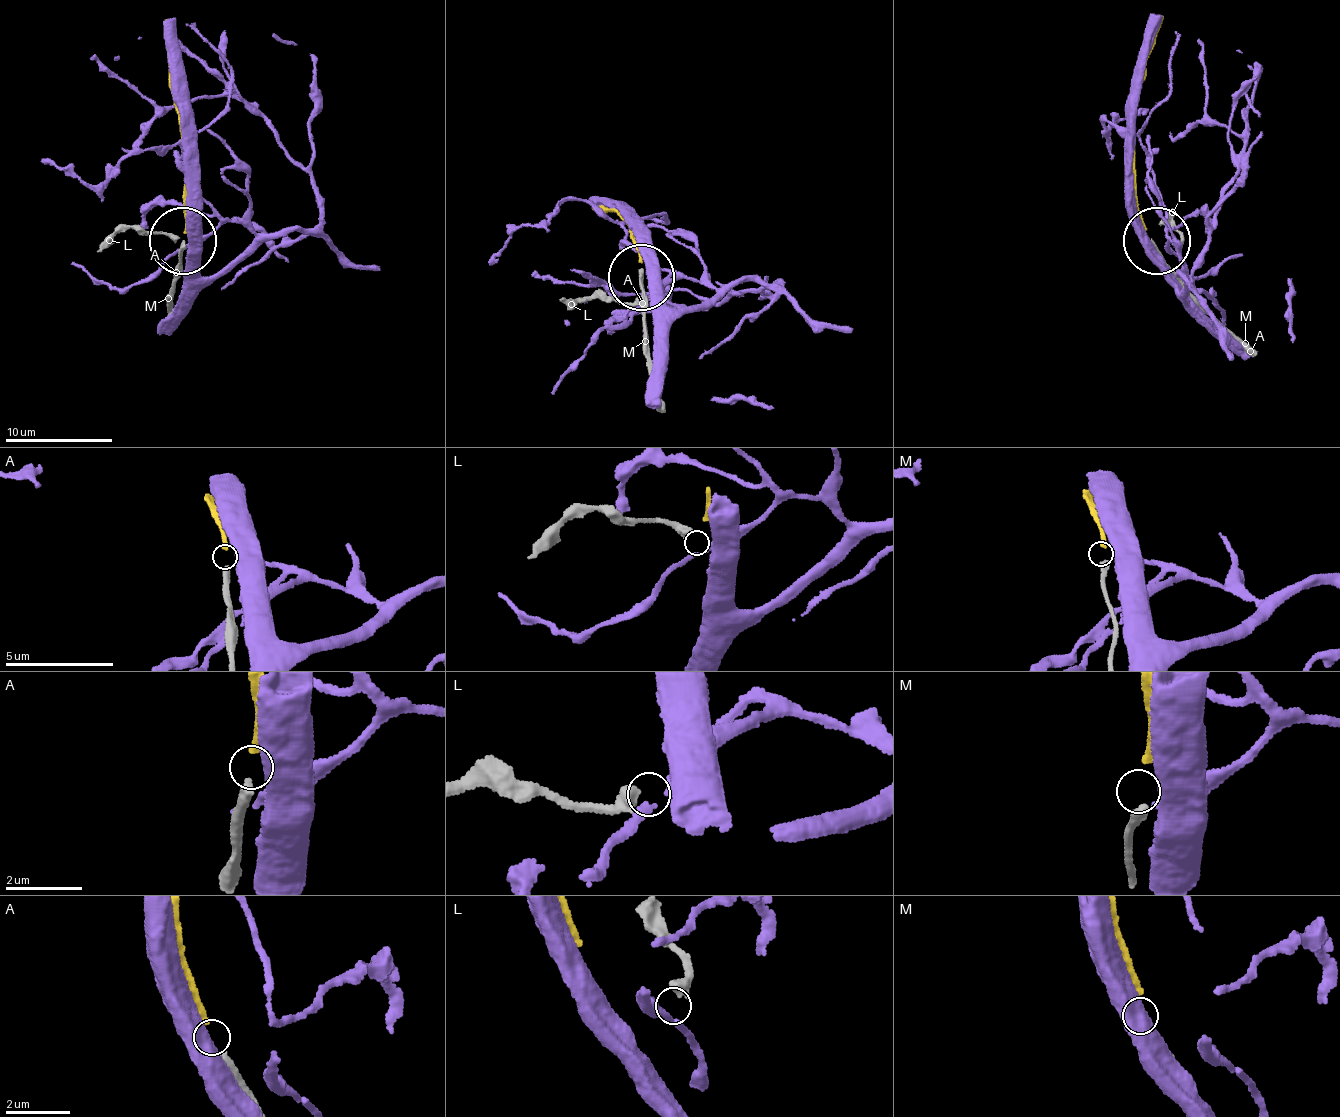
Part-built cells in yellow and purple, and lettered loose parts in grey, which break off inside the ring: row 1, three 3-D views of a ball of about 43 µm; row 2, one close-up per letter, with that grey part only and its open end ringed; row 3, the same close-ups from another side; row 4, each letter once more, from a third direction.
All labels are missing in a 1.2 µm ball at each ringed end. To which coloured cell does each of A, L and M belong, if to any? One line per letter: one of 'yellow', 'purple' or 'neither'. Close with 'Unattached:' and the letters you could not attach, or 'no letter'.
A: yellow
L: purple
M: neither
Unattached: M

